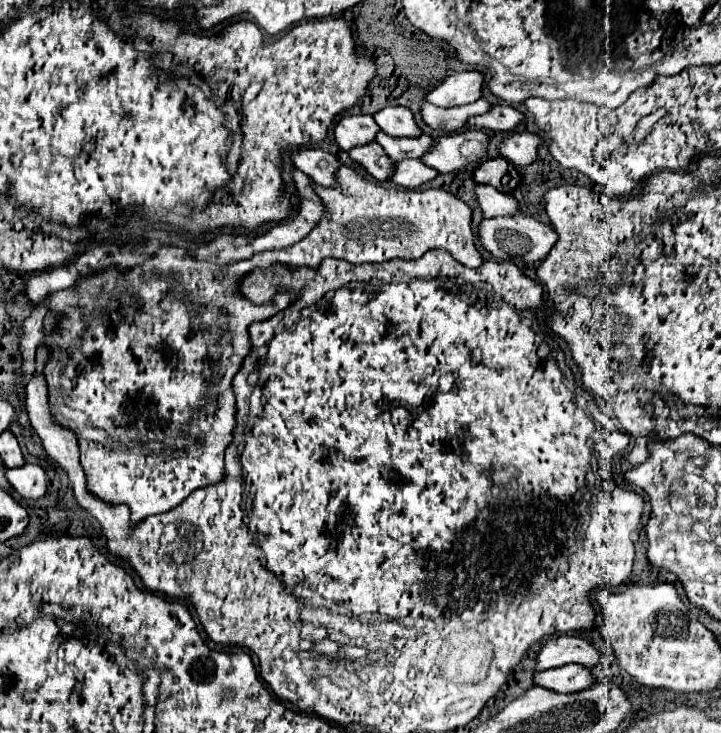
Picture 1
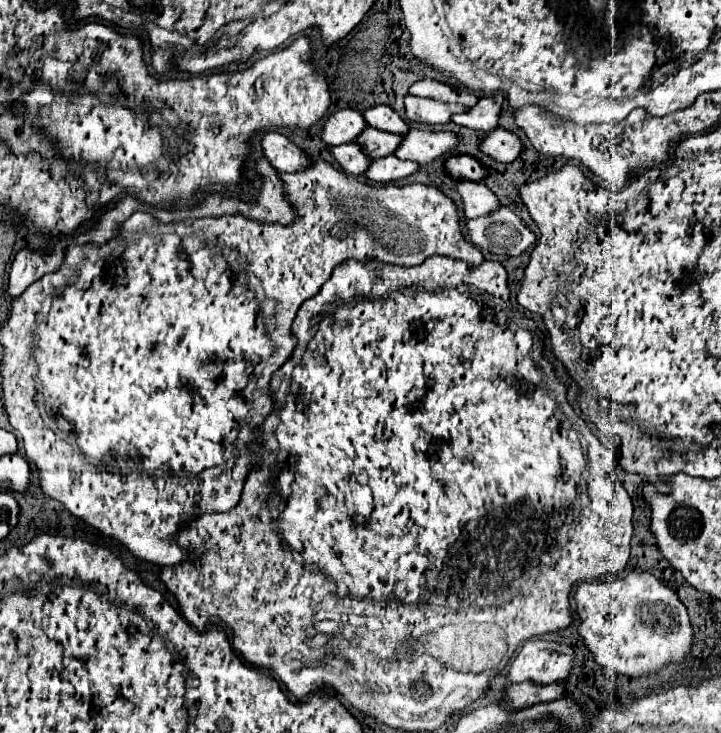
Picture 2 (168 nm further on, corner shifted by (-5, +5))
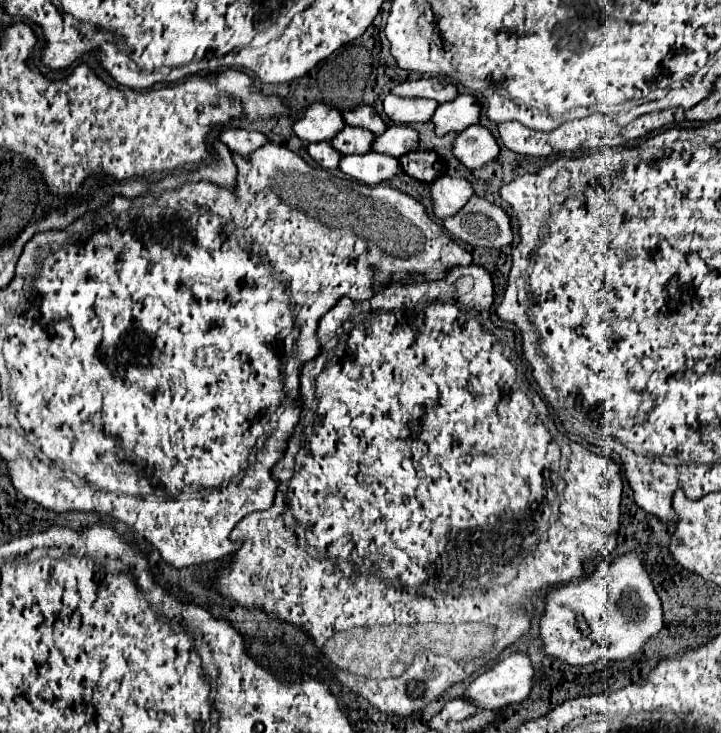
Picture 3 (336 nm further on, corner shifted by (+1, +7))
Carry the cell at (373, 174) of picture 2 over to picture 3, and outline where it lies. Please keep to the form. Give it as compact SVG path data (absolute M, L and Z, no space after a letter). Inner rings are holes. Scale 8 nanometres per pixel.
M366 153L366 155L348 155L340 161L340 169L366 185L378 185L382 181L392 179L400 171L400 161L390 155Z

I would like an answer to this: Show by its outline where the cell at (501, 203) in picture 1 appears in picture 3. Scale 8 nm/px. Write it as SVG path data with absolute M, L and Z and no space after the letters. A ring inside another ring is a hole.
M442 175L432 183L432 199L434 199L434 215L438 219L446 219L456 215L468 199L474 195L474 187L466 179Z

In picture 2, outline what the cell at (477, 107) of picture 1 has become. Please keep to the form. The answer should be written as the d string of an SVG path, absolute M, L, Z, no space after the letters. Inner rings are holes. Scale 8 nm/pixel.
M414 95L404 97L404 109L410 121L428 123L428 125L448 123L454 113L466 111L462 105L456 105L456 103L440 103L434 99L424 99L424 97L414 97Z

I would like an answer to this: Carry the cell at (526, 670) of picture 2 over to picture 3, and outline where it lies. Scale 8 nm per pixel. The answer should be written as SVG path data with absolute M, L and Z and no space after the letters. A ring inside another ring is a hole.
M512 653L470 683L464 697L482 709L500 709L524 701L534 685L530 655Z

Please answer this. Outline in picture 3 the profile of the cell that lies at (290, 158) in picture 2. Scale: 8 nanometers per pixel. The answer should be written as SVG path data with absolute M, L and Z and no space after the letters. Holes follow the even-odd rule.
M224 129L220 133L220 141L226 143L234 153L242 155L244 159L248 159L248 155L252 155L252 151L260 149L262 145L268 143L268 137L260 131L246 131L246 129Z

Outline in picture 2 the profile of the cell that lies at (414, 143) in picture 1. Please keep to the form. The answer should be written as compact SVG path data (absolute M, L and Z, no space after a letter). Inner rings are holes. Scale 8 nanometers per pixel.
M366 127L356 137L356 143L362 147L362 151L370 159L378 159L378 157L386 157L386 155L394 153L394 149L398 147L398 141L402 141L402 135L386 133L386 131L374 129L374 127Z

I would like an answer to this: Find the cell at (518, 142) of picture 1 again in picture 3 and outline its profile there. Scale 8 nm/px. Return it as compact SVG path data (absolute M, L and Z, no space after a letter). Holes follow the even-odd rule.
M472 125L462 131L454 141L454 155L468 167L480 169L486 163L494 161L500 153L500 147L490 133L490 129L482 125Z

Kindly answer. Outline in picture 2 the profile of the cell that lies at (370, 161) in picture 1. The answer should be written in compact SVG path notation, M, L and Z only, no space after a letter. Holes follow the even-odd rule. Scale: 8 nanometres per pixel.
M354 143L336 145L336 147L330 147L328 151L334 155L340 169L350 175L364 175L366 165L370 163L370 159L366 155L362 155L362 149L358 149L358 145L354 145Z

